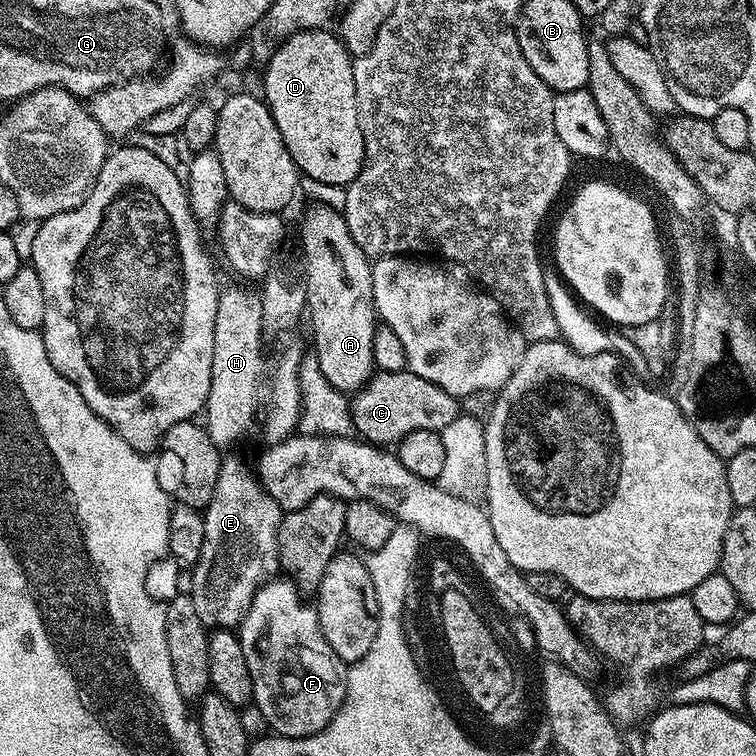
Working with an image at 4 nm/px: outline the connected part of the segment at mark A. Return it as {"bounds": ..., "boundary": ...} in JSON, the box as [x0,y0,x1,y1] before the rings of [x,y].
{"bounds":[300,202,378,394],"boundary":[[[316,202],[305,214],[300,224],[300,248],[304,251],[302,275],[308,295],[306,320],[312,323],[312,348],[318,365],[337,391],[354,394],[374,374],[374,338],[378,329],[378,313],[374,306],[373,261],[362,250],[362,246],[354,242],[348,223],[344,221],[343,211],[329,208],[323,202]]]}

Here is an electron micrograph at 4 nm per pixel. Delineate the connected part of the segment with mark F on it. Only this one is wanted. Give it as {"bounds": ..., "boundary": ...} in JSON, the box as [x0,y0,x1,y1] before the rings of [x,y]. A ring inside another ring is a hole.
{"bounds":[238,578,348,736],"boundary":[[[273,578],[268,581],[266,588],[267,591],[272,592],[288,592],[285,596],[276,596],[272,600],[272,609],[268,612],[268,621],[265,622],[264,628],[268,631],[268,641],[265,642],[264,648],[268,651],[268,657],[260,656],[260,604],[253,602],[250,606],[250,610],[246,610],[244,615],[244,621],[238,625],[238,635],[240,641],[242,642],[242,654],[246,654],[246,666],[250,666],[250,682],[252,685],[252,694],[254,697],[254,704],[262,710],[262,714],[265,715],[265,718],[268,720],[268,727],[273,733],[277,736],[313,736],[315,732],[321,732],[324,727],[329,724],[334,718],[334,714],[340,711],[342,702],[344,701],[345,696],[348,694],[348,668],[342,661],[338,658],[338,654],[334,654],[334,650],[330,650],[330,642],[326,642],[326,638],[322,634],[320,629],[320,623],[318,622],[318,614],[316,613],[315,607],[311,603],[303,604],[299,600],[301,597],[293,591],[294,584],[291,579],[283,578]]]}

